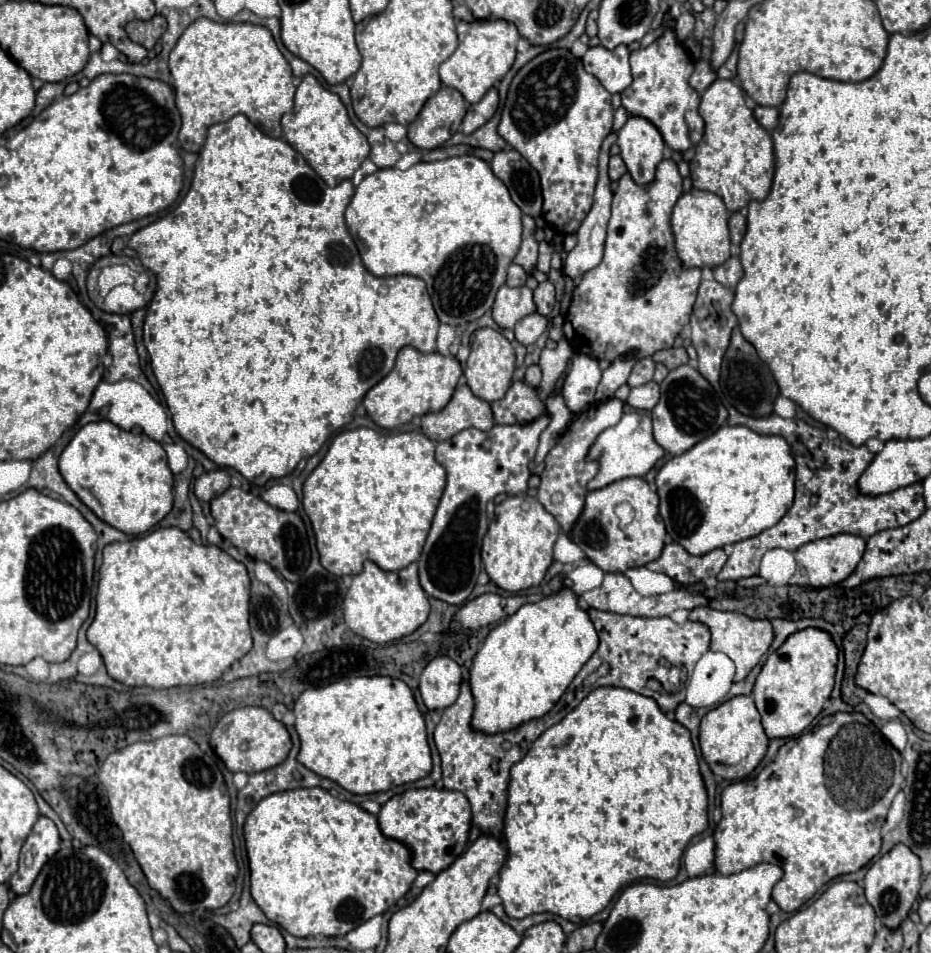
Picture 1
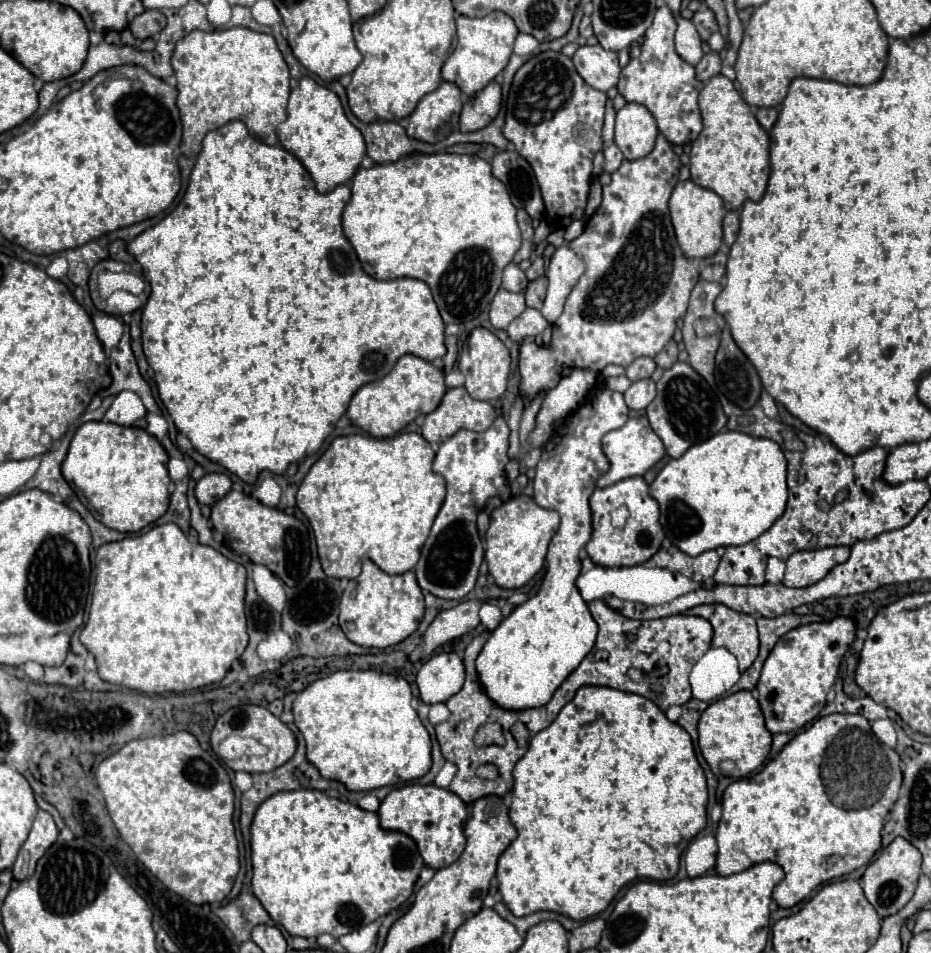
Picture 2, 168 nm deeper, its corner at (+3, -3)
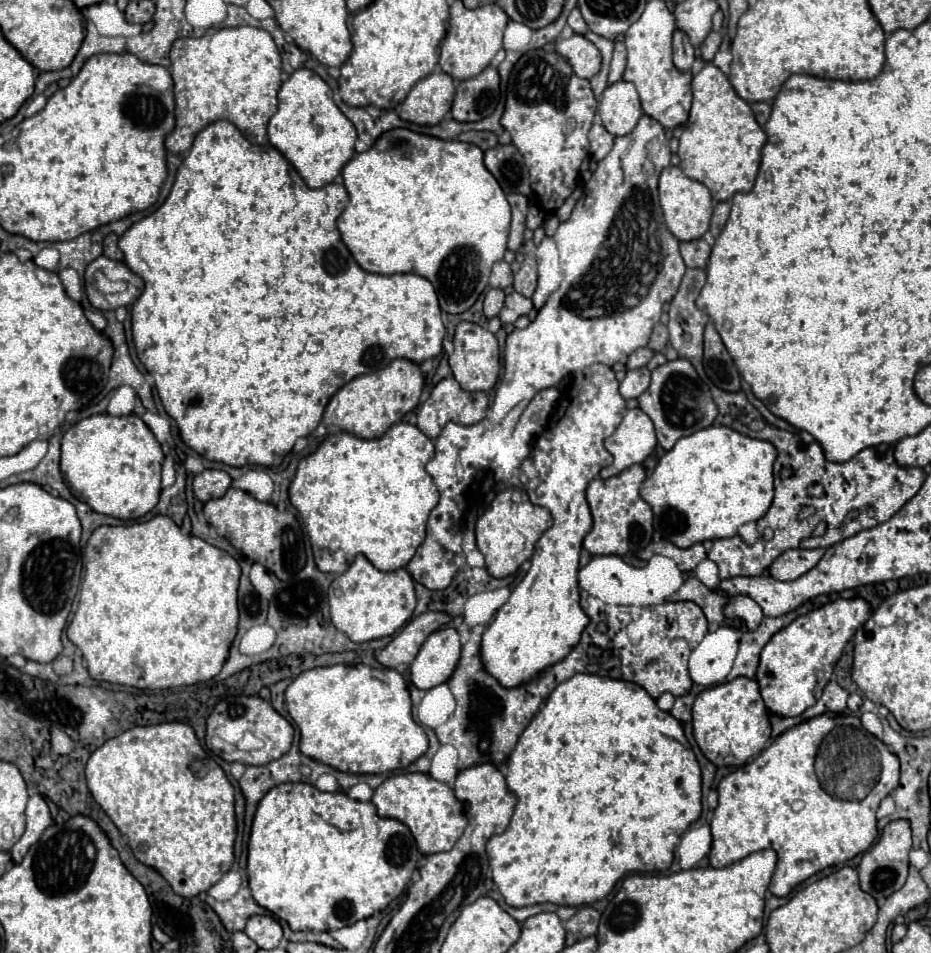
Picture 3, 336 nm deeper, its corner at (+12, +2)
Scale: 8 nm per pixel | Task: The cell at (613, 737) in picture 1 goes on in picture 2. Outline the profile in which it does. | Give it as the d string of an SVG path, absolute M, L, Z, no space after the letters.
M585 686L577 690L575 698L559 712L553 724L541 730L537 736L533 736L527 754L513 768L513 780L515 782L511 788L509 818L511 824L517 828L517 838L499 858L497 880L499 880L499 894L515 916L527 916L539 910L551 910L569 916L573 920L593 918L611 904L611 900L617 896L617 892L623 886L627 886L637 878L649 878L661 882L671 880L679 870L681 852L687 848L689 840L695 838L707 824L707 784L703 768L695 758L691 736L679 724L669 722L665 712L659 710L649 698L605 686Z

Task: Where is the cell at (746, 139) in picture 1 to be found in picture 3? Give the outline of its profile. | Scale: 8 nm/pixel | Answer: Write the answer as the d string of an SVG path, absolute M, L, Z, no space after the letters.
M706 63L692 77L692 95L694 95L692 109L690 109L688 121L684 125L684 131L680 135L680 147L678 147L680 169L684 171L686 177L704 183L710 189L714 201L728 201L728 199L732 199L734 193L750 191L754 187L754 179L756 179L756 173L760 167L762 147L766 145L766 133L756 123L750 105L742 97L736 95L728 77L712 63Z

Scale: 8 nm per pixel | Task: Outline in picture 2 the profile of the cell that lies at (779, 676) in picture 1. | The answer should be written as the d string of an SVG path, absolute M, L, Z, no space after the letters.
M843 616L831 622L815 622L793 628L779 638L763 664L757 684L757 700L765 716L765 726L771 734L795 732L821 714L825 708L827 692L837 678L841 658L853 638L855 622Z

